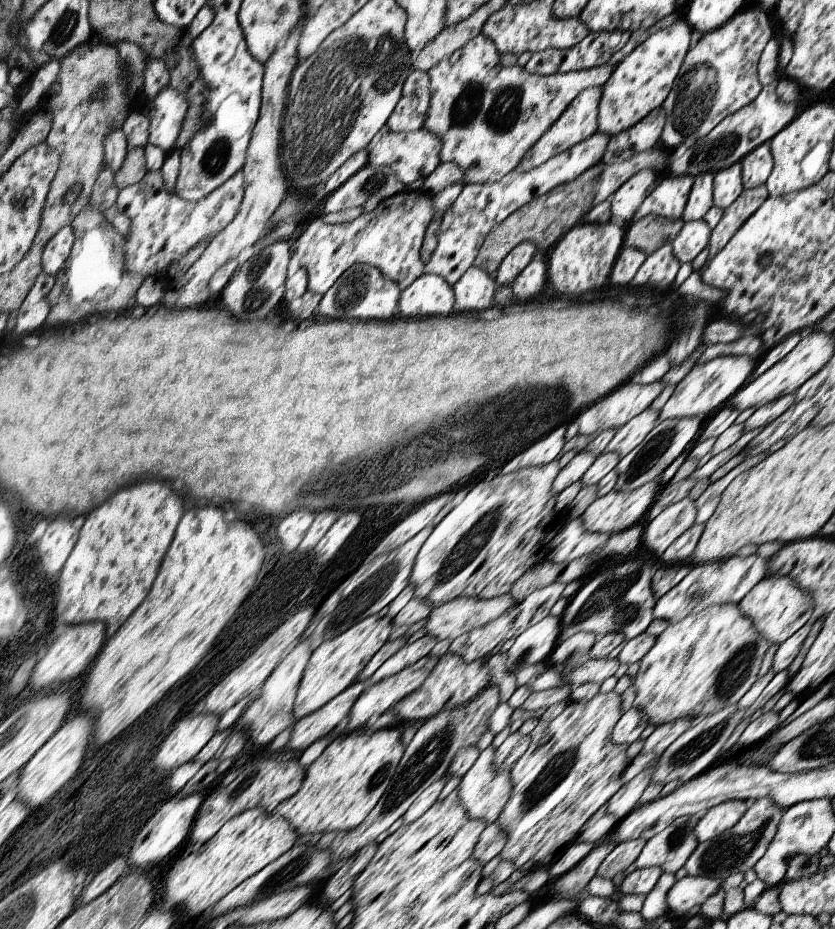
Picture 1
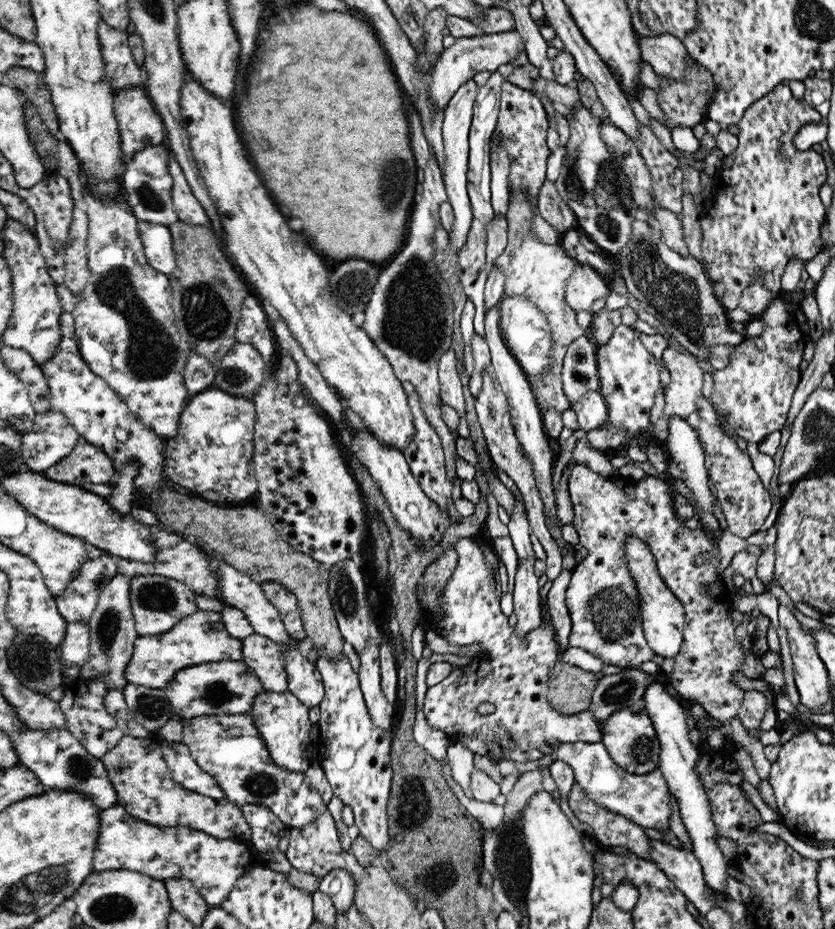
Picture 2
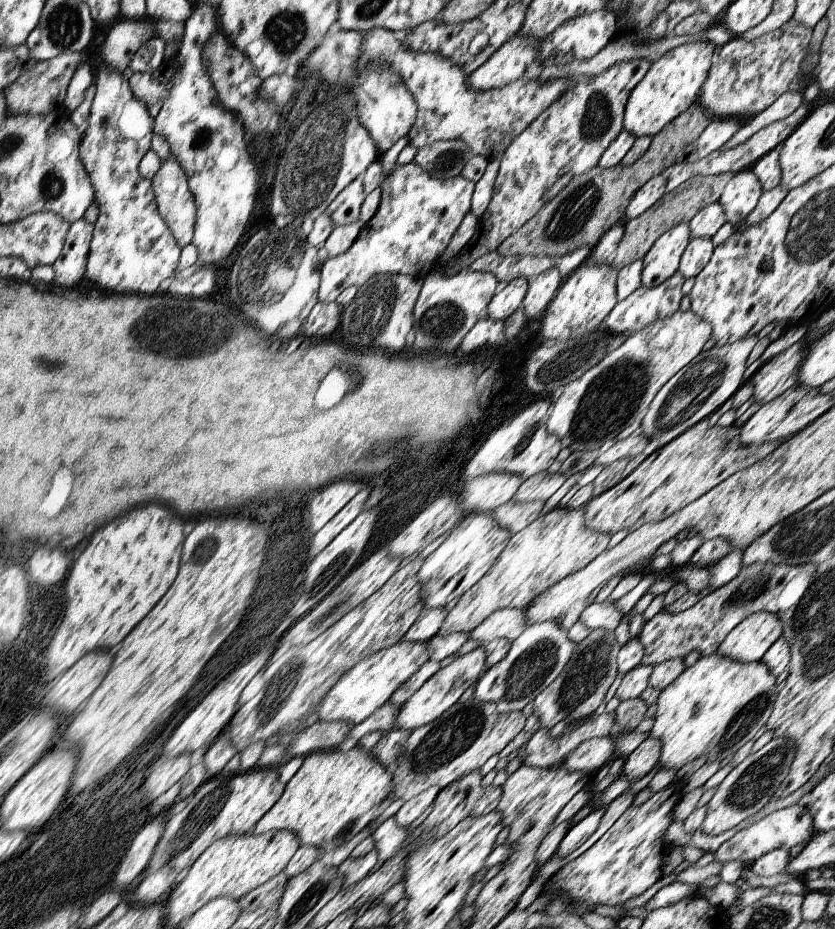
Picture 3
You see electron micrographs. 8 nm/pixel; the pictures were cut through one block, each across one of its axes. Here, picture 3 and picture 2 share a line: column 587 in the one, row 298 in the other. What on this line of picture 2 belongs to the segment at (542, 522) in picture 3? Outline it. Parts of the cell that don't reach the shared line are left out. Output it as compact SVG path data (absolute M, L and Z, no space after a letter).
M510 188L508 212L504 216L506 218L506 248L496 258L496 268L500 268L506 274L504 296L526 296L546 316L546 322L552 330L552 352L550 352L552 364L544 370L544 374L530 380L530 386L534 390L534 396L536 396L540 408L560 412L560 410L572 408L568 404L566 396L562 394L562 384L560 384L562 358L572 340L590 336L590 334L588 334L588 330L584 330L576 324L576 314L570 310L570 306L566 306L566 284L580 264L574 258L570 258L568 252L560 244L550 246L536 238L536 234L532 230L534 216L536 216L536 208L532 208L532 204L528 202L528 196L518 188Z

